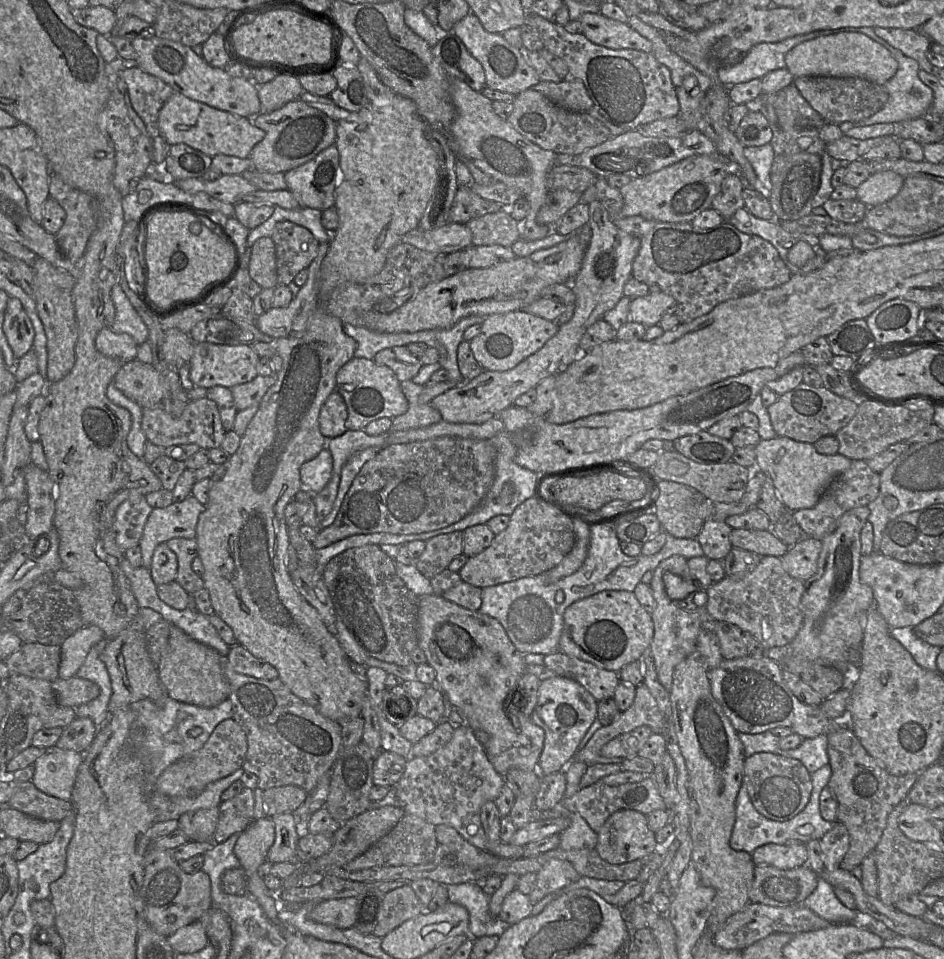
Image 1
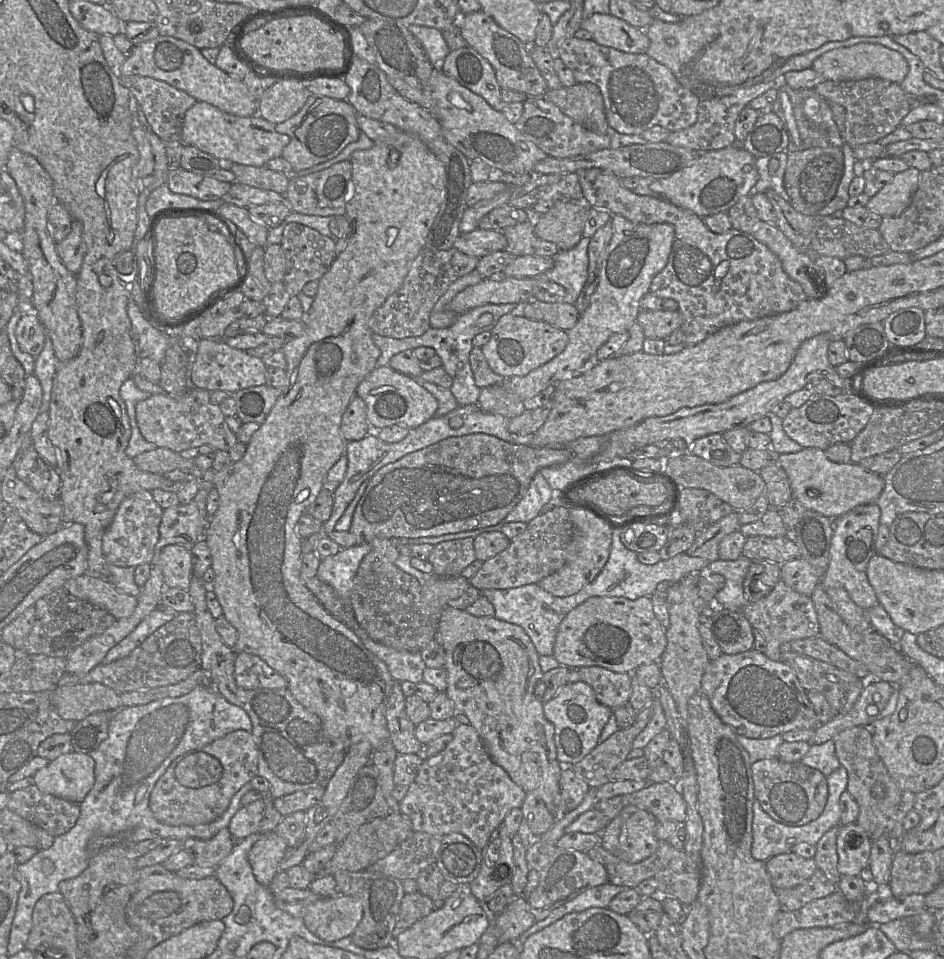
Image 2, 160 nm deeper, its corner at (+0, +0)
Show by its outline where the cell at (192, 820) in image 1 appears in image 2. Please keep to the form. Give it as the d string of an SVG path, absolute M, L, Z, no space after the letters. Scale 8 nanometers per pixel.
M223 828L207 840L189 838L183 841L183 847L192 856L193 864L215 869L232 852L235 843L228 828Z

